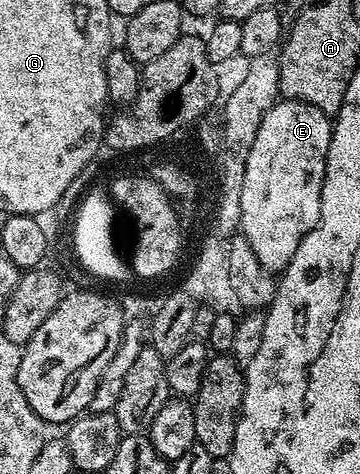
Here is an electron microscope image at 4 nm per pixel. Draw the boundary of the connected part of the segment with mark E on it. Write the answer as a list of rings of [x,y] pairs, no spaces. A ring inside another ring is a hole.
[[[282,98],[279,99],[277,104],[272,106],[272,110],[268,110],[268,114],[264,114],[264,122],[260,122],[260,130],[256,130],[256,142],[252,142],[252,150],[248,150],[244,182],[240,190],[240,210],[242,211],[240,232],[241,235],[248,238],[248,246],[252,246],[252,254],[256,254],[256,258],[260,258],[260,266],[264,266],[271,274],[278,274],[286,269],[288,262],[292,262],[292,254],[296,254],[296,246],[300,246],[302,238],[318,225],[320,202],[322,201],[322,183],[324,182],[324,170],[326,169],[326,155],[330,145],[331,127],[331,117],[324,115],[316,106],[305,104],[302,100]]]

